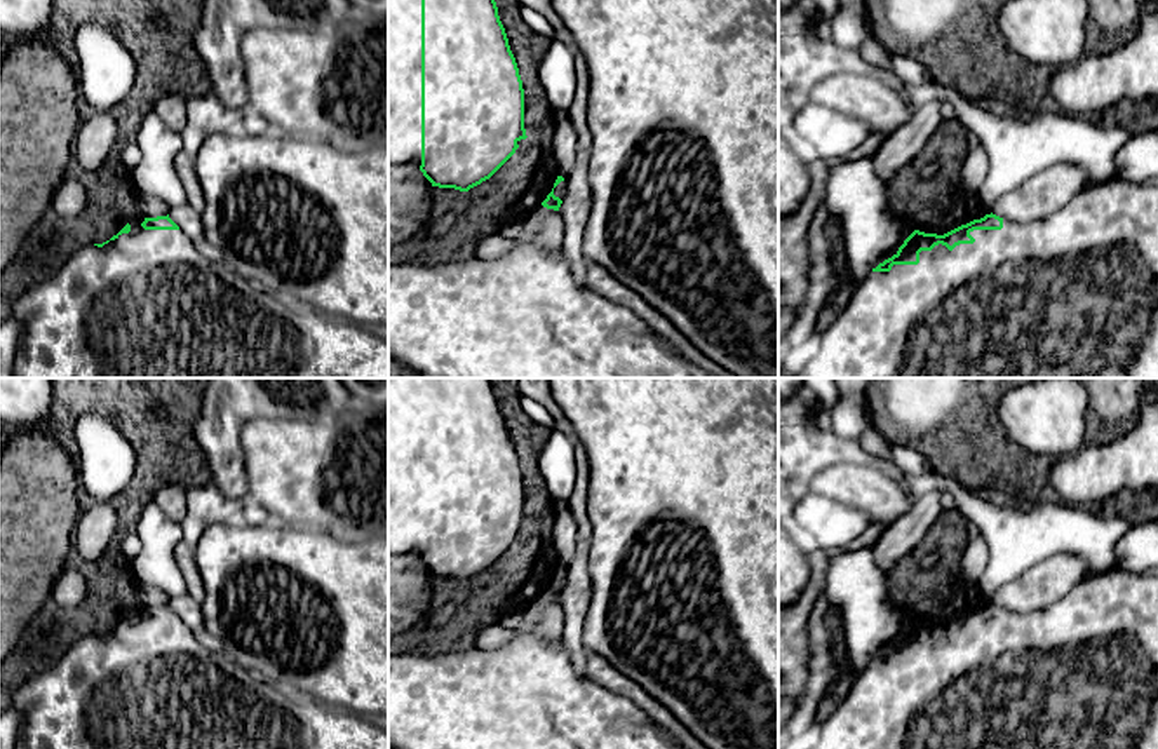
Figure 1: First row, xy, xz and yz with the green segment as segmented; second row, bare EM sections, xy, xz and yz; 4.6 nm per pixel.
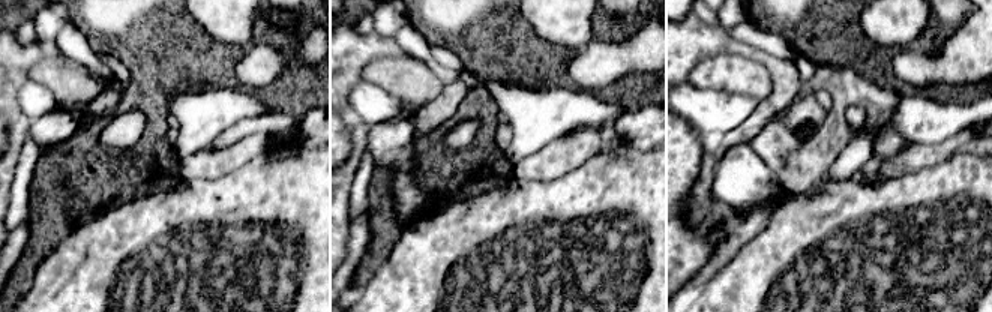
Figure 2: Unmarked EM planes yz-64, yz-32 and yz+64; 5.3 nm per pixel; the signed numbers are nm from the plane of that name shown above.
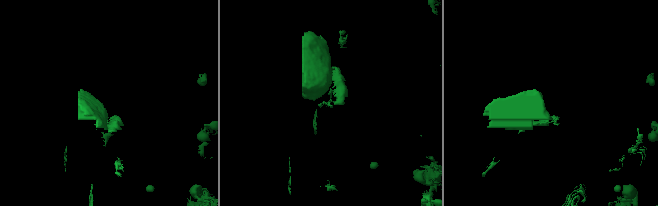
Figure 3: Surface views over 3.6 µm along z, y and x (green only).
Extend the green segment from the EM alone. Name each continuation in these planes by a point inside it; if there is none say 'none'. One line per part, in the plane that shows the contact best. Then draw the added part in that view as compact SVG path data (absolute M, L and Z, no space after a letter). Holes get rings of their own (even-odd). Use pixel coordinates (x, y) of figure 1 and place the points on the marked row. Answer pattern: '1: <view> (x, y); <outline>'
1: xz (404, 16); M388 0L388 165L421 165L421 0Z

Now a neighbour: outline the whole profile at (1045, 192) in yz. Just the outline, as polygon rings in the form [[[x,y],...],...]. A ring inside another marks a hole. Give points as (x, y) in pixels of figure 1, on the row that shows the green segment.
[[[1057,164],[1001,195],[993,206],[993,214],[1017,223],[1041,219],[1066,206],[1090,181],[1087,169],[1073,164]]]

